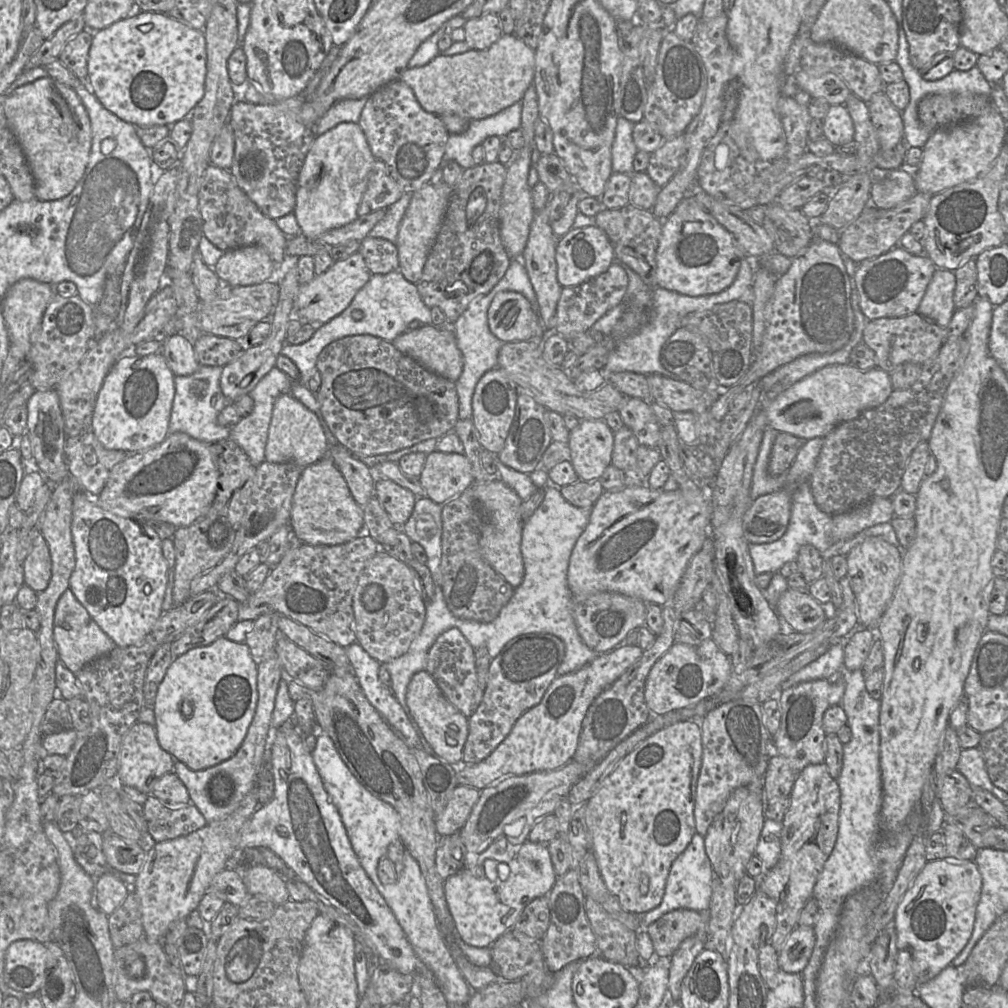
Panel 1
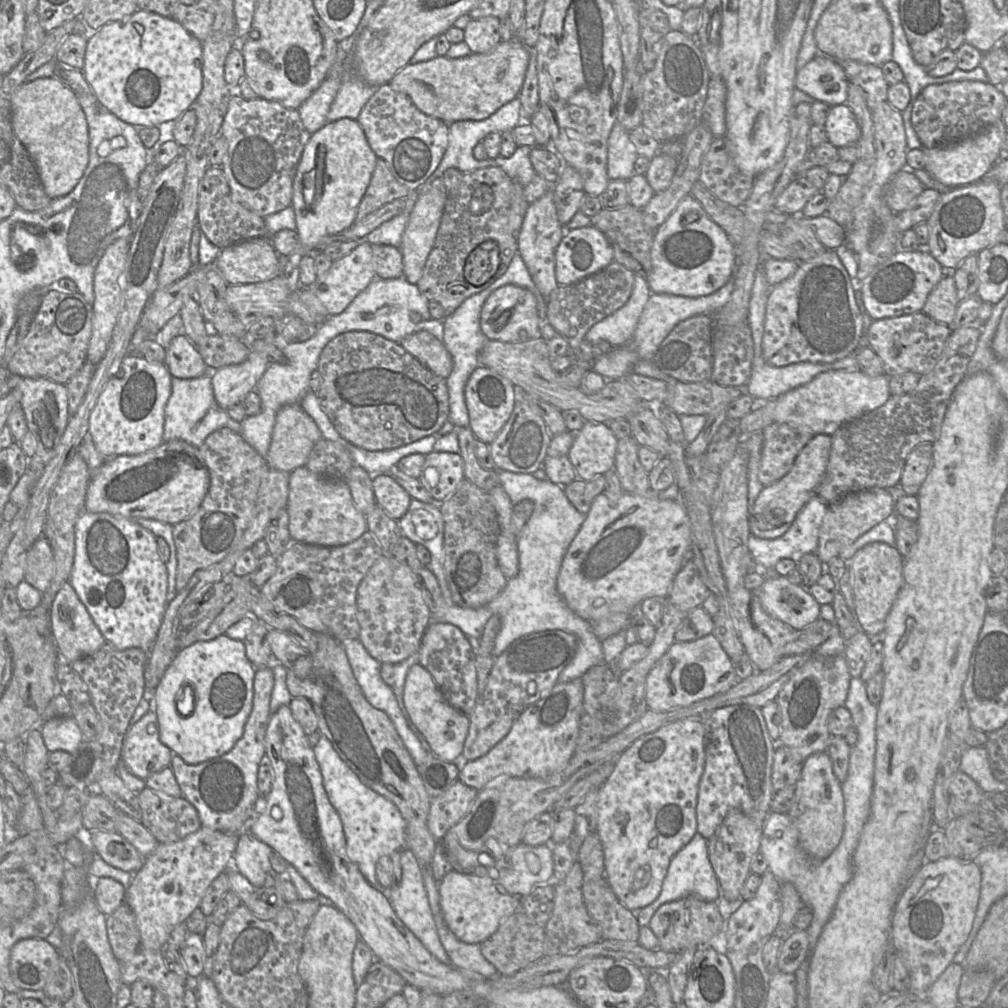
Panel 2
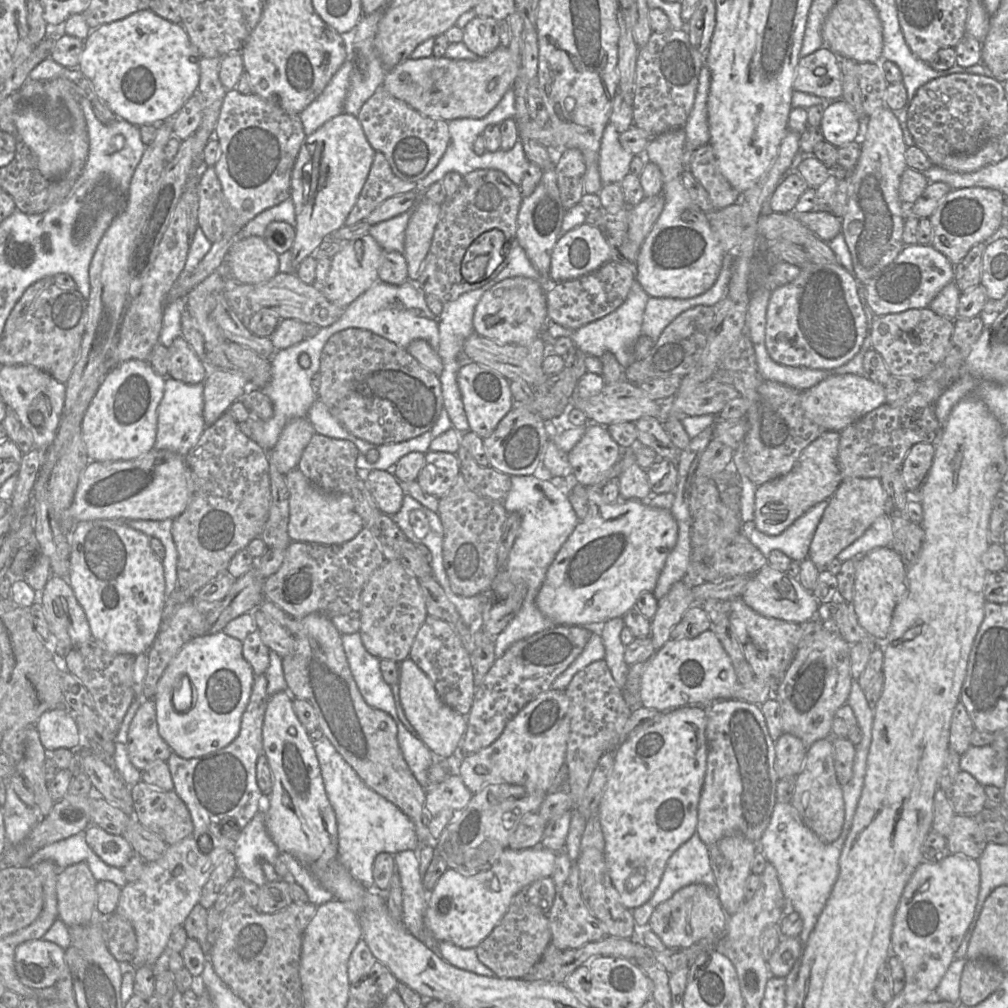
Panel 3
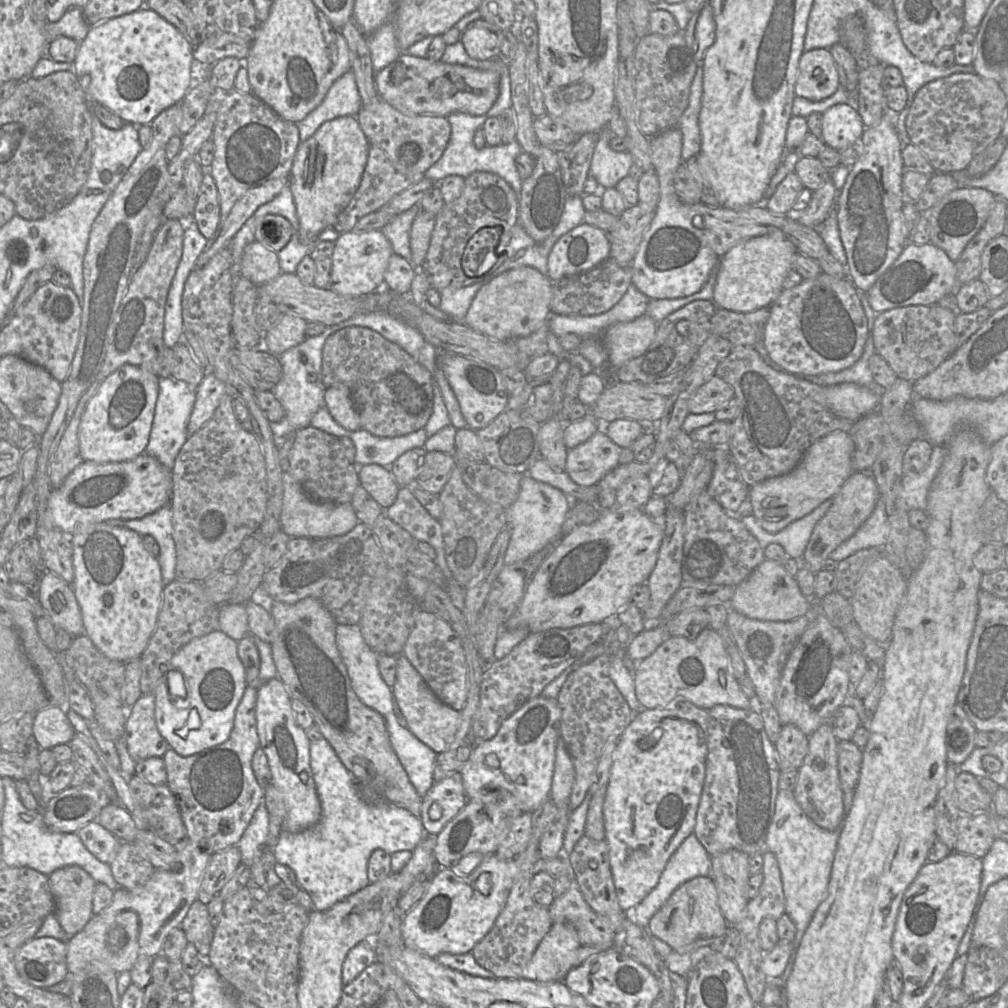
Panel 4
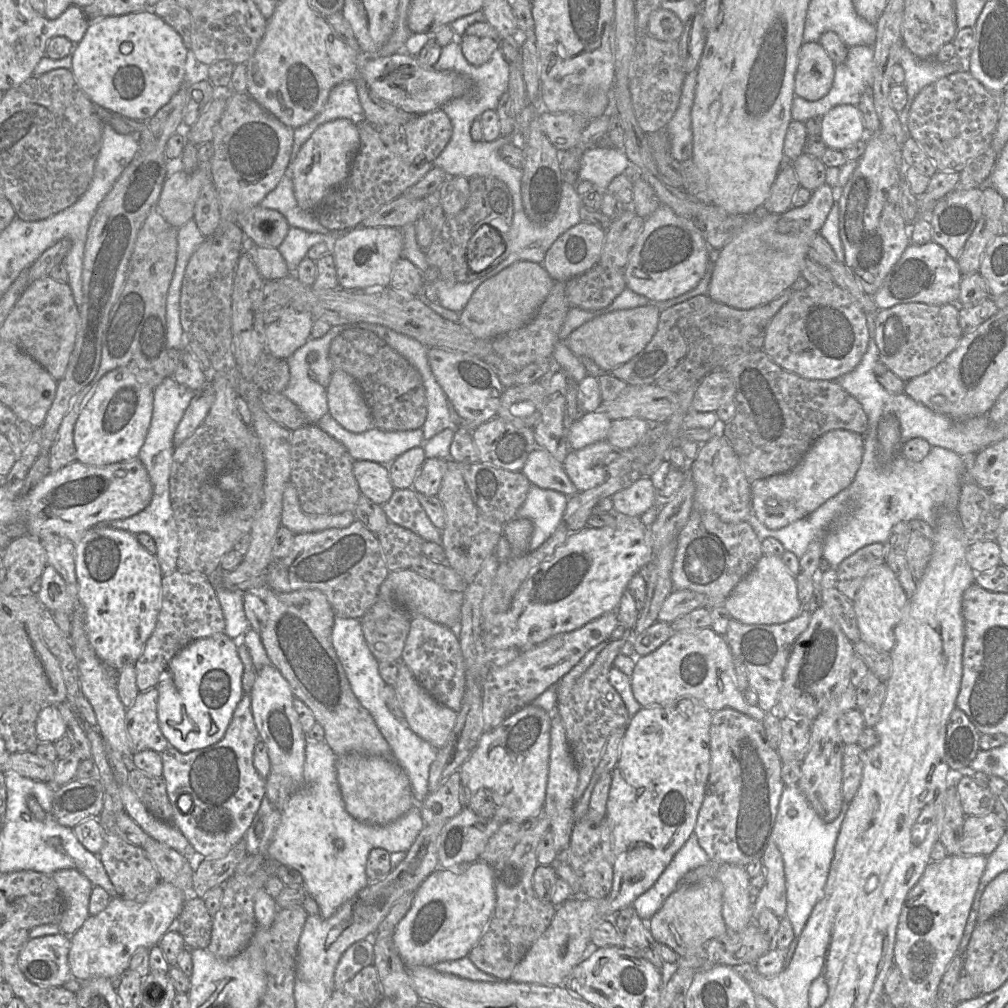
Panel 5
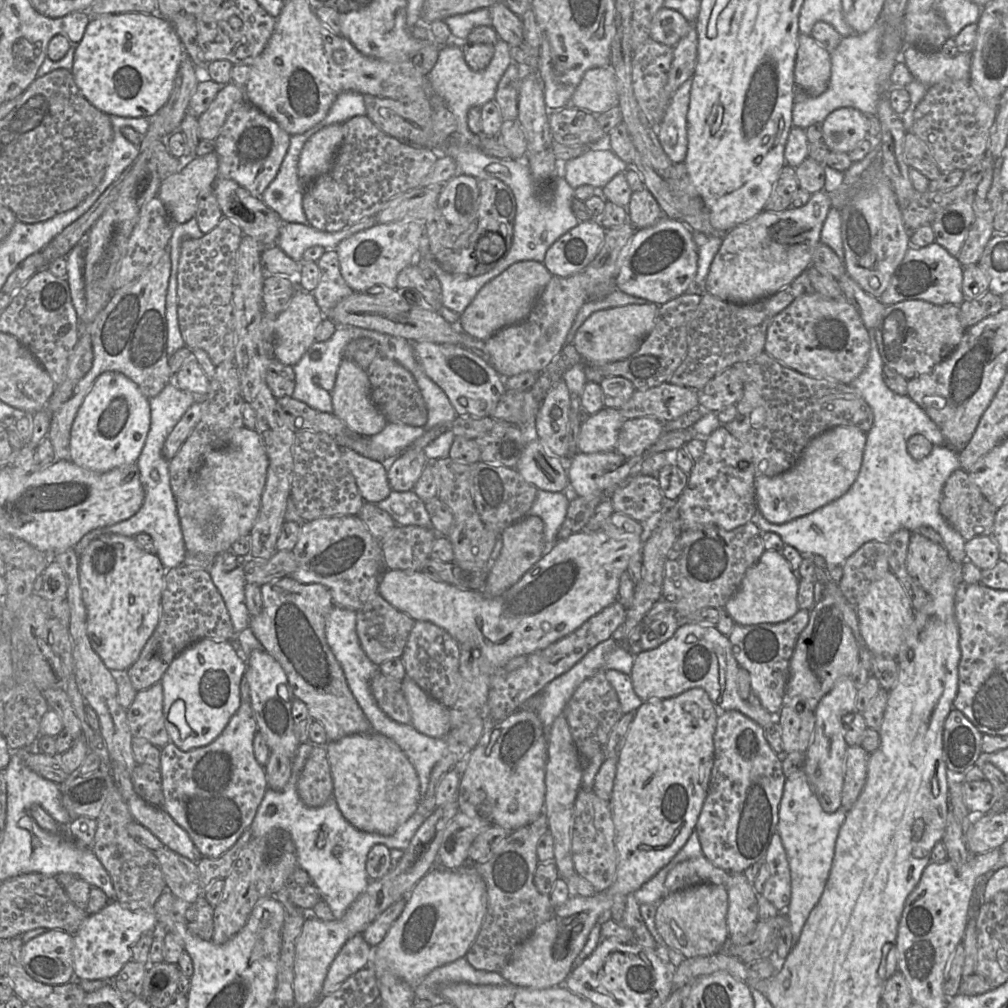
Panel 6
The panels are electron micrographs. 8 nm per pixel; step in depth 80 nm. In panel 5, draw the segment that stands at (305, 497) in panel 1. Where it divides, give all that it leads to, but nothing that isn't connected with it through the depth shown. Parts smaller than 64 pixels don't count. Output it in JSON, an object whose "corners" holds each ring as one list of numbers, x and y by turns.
{"corners":[[291,481,283,493,281,524,295,534,318,532,330,528,346,528,356,519,354,512,336,515,305,513,302,510,297,489]]}

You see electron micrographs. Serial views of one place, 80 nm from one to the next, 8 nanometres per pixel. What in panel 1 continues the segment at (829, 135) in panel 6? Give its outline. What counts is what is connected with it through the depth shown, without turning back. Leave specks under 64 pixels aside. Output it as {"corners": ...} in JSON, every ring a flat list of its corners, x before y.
{"corners":[[832,105,823,120,824,137,835,147,854,140,853,120,845,105]]}

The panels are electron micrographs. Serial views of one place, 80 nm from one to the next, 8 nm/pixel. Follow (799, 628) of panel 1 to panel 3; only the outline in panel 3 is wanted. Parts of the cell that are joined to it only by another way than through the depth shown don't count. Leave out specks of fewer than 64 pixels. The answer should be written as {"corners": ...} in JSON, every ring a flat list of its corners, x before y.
{"corners":[[769,563,750,576,741,598,762,616,799,624,810,621,820,605,814,595,802,587,797,578,791,577,787,571,775,569]]}

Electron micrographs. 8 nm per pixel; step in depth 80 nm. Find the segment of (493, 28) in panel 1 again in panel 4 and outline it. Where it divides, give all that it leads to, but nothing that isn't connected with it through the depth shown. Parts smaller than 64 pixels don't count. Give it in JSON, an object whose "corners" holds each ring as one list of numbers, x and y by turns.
{"corners":[[467,27,461,35,468,56,474,60,486,60,500,55,500,41,495,32,481,27]]}

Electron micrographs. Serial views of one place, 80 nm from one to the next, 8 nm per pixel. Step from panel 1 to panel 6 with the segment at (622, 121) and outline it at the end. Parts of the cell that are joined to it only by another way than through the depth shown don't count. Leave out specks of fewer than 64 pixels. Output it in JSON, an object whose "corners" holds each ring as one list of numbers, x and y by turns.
{"corners":[[610,149,588,150,564,163,564,178,573,189,580,184,603,188,615,175,625,173,627,166]]}

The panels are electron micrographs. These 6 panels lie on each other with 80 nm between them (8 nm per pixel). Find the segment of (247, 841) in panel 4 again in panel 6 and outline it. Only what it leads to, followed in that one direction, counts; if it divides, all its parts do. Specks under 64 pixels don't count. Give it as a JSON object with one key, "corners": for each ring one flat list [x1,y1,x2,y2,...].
{"corners":[[310,741,300,743,294,758,291,761,291,776,281,791,275,791,267,788,264,797,257,809,255,817,250,825,252,837,262,837,273,830,282,830,292,839,297,853,298,867,304,869,310,876,312,883,319,889,323,901,331,909,335,919,341,919,348,907,365,891,370,879,366,872,367,855,371,848,376,844,383,844,389,849,406,850,411,839,418,828,425,821,423,808,419,807,417,811,392,835,381,835,369,833,356,829,352,826,340,812,335,798,332,797,328,802,317,808,308,807,304,804,297,792,297,781,304,767,304,764,313,748]]}

